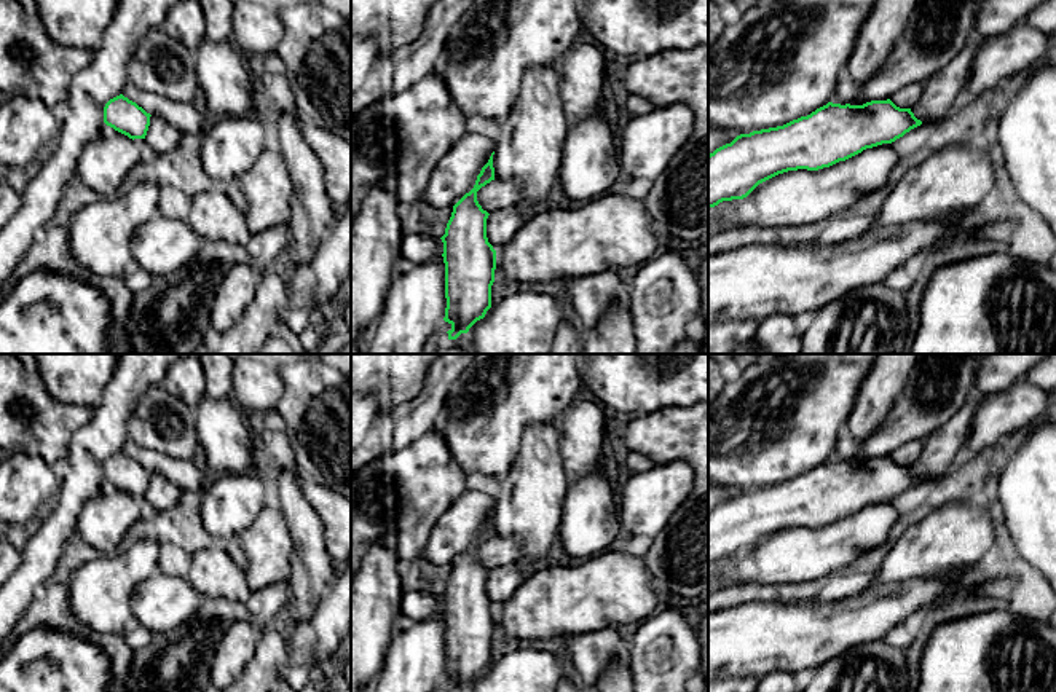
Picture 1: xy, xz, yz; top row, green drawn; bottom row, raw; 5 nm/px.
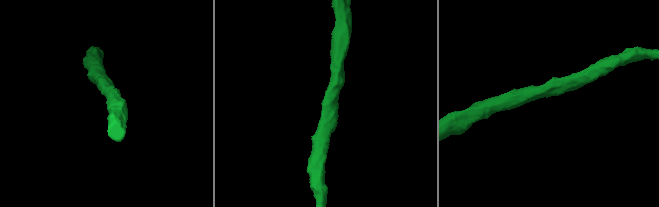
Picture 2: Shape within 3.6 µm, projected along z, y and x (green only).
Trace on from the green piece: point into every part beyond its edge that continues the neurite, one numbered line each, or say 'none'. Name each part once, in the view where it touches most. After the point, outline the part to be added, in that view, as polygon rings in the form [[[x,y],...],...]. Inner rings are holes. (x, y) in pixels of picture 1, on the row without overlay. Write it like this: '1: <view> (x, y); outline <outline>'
none

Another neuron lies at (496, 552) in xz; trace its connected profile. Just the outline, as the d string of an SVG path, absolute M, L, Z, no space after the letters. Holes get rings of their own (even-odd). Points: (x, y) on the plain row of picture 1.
M495 536L477 548L477 558L488 571L515 563L520 555L520 544L514 537Z

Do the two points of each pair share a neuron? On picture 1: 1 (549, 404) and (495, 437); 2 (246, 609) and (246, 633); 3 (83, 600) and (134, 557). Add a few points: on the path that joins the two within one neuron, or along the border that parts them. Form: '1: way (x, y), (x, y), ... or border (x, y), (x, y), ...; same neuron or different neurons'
1: way (536, 404), (528, 404), (508, 424); same neuron
2: border (264, 629), (254, 624), (233, 622), (217, 644); different neurons
3: way (98, 593), (125, 571); same neuron

